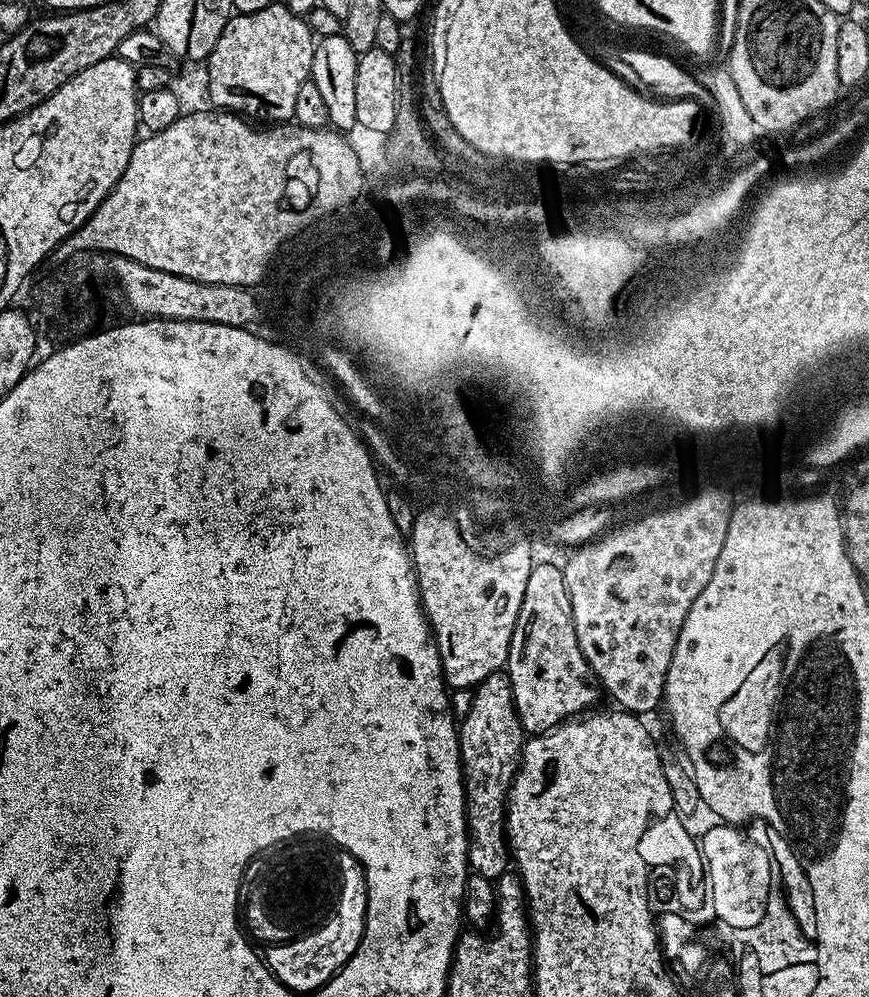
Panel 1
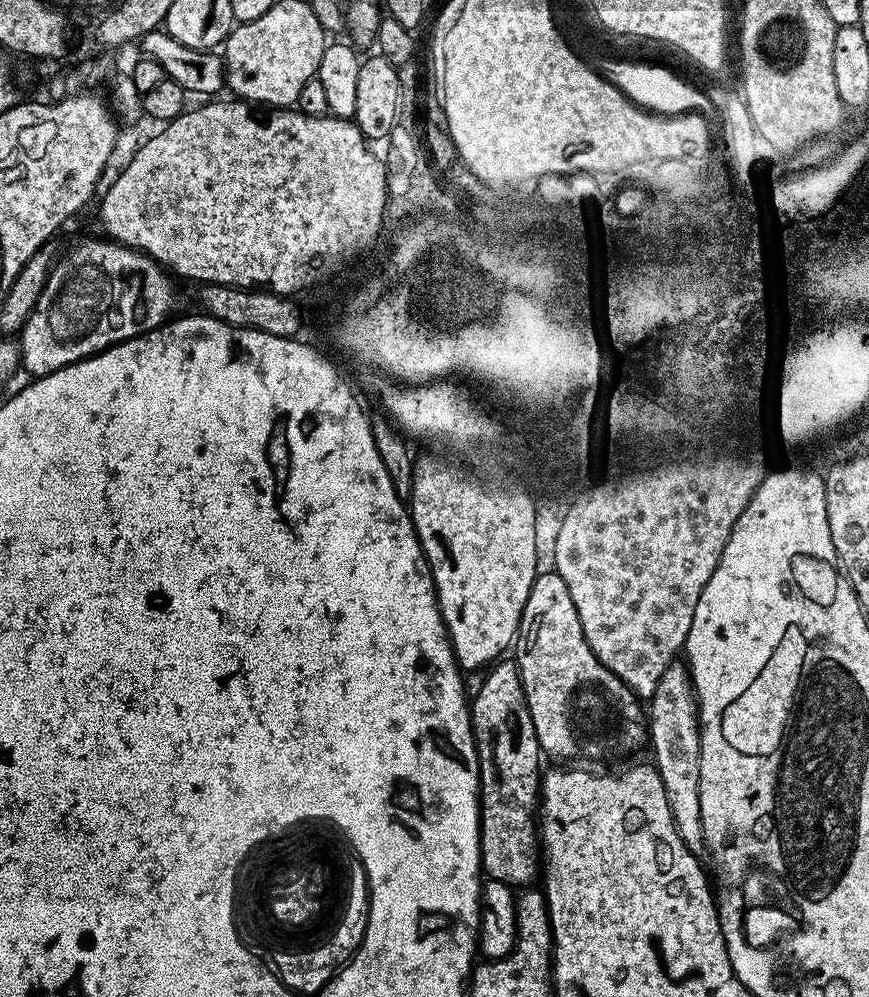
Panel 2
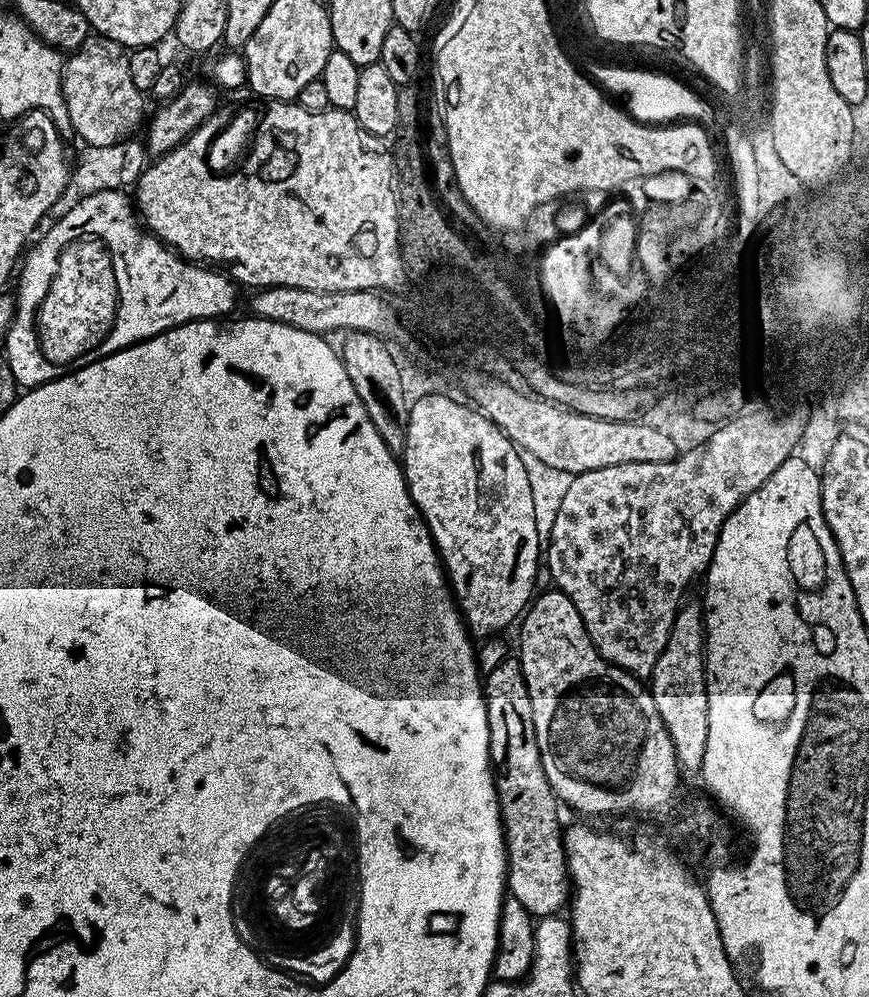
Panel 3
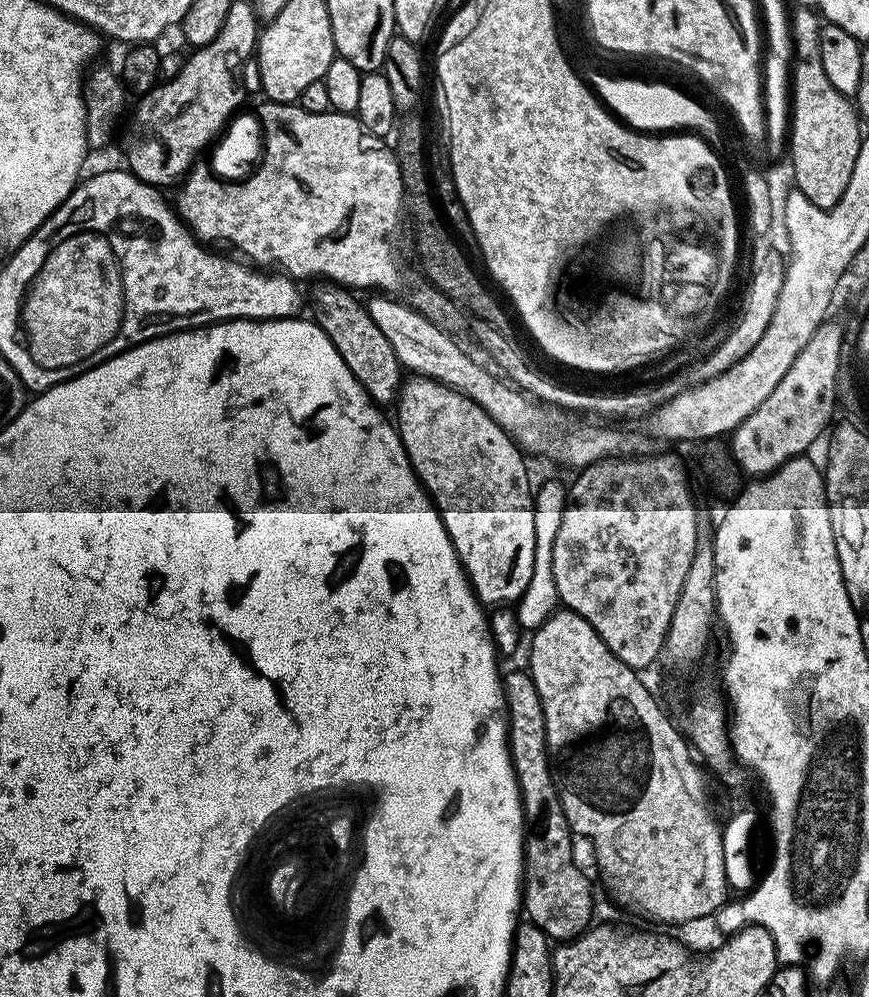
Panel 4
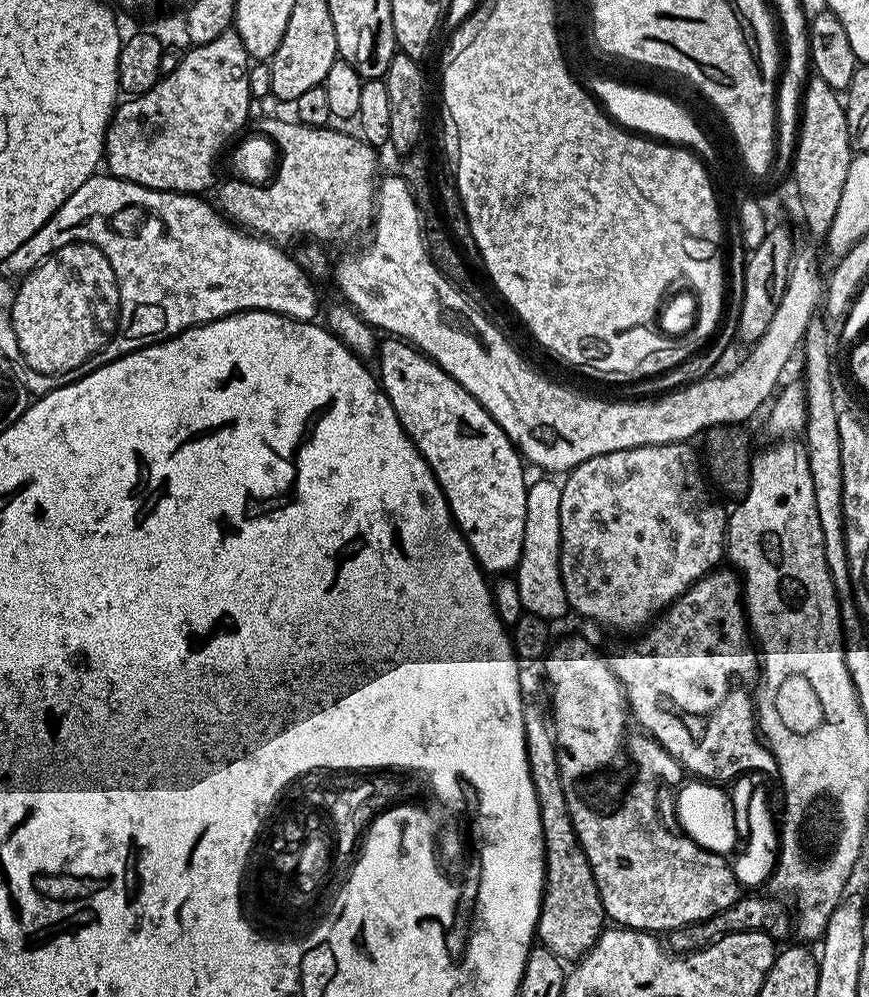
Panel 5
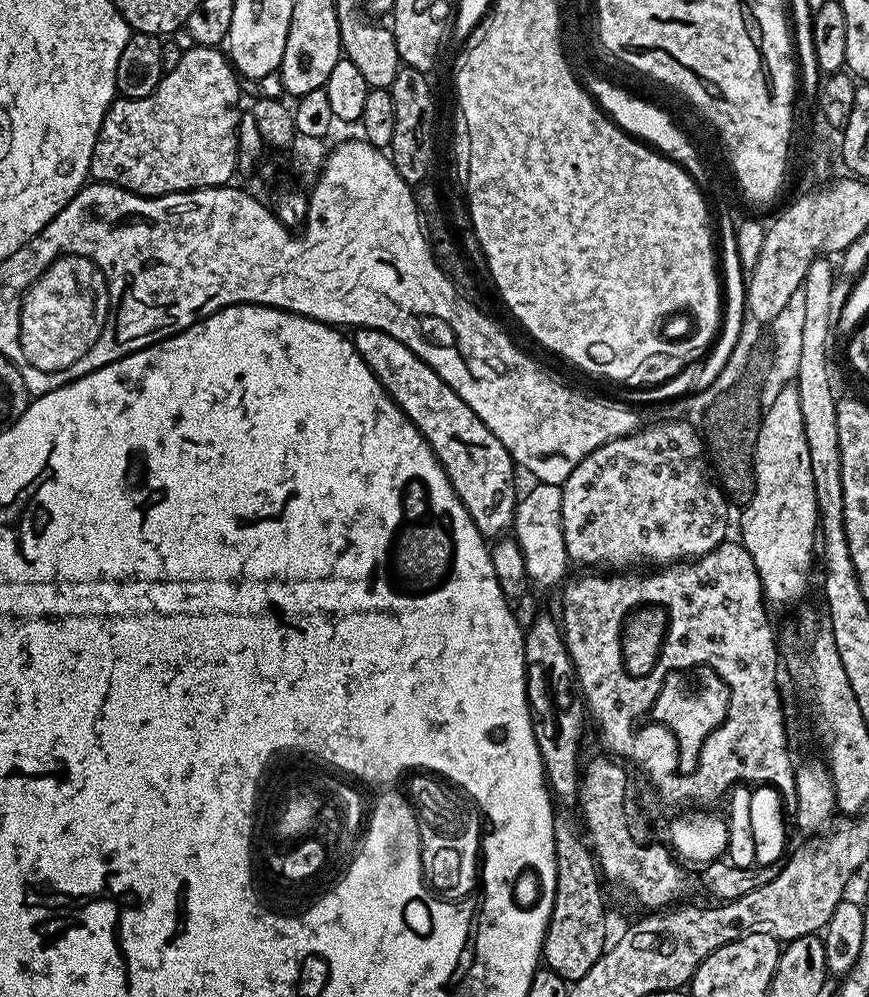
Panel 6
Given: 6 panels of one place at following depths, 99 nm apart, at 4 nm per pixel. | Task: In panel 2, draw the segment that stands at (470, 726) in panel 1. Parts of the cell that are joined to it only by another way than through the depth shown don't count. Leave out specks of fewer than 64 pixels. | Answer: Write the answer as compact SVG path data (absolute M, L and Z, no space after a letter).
M497 659L487 669L482 691L471 697L470 711L480 759L480 867L487 879L513 886L531 885L542 868L534 819L540 799L542 753L515 659Z

